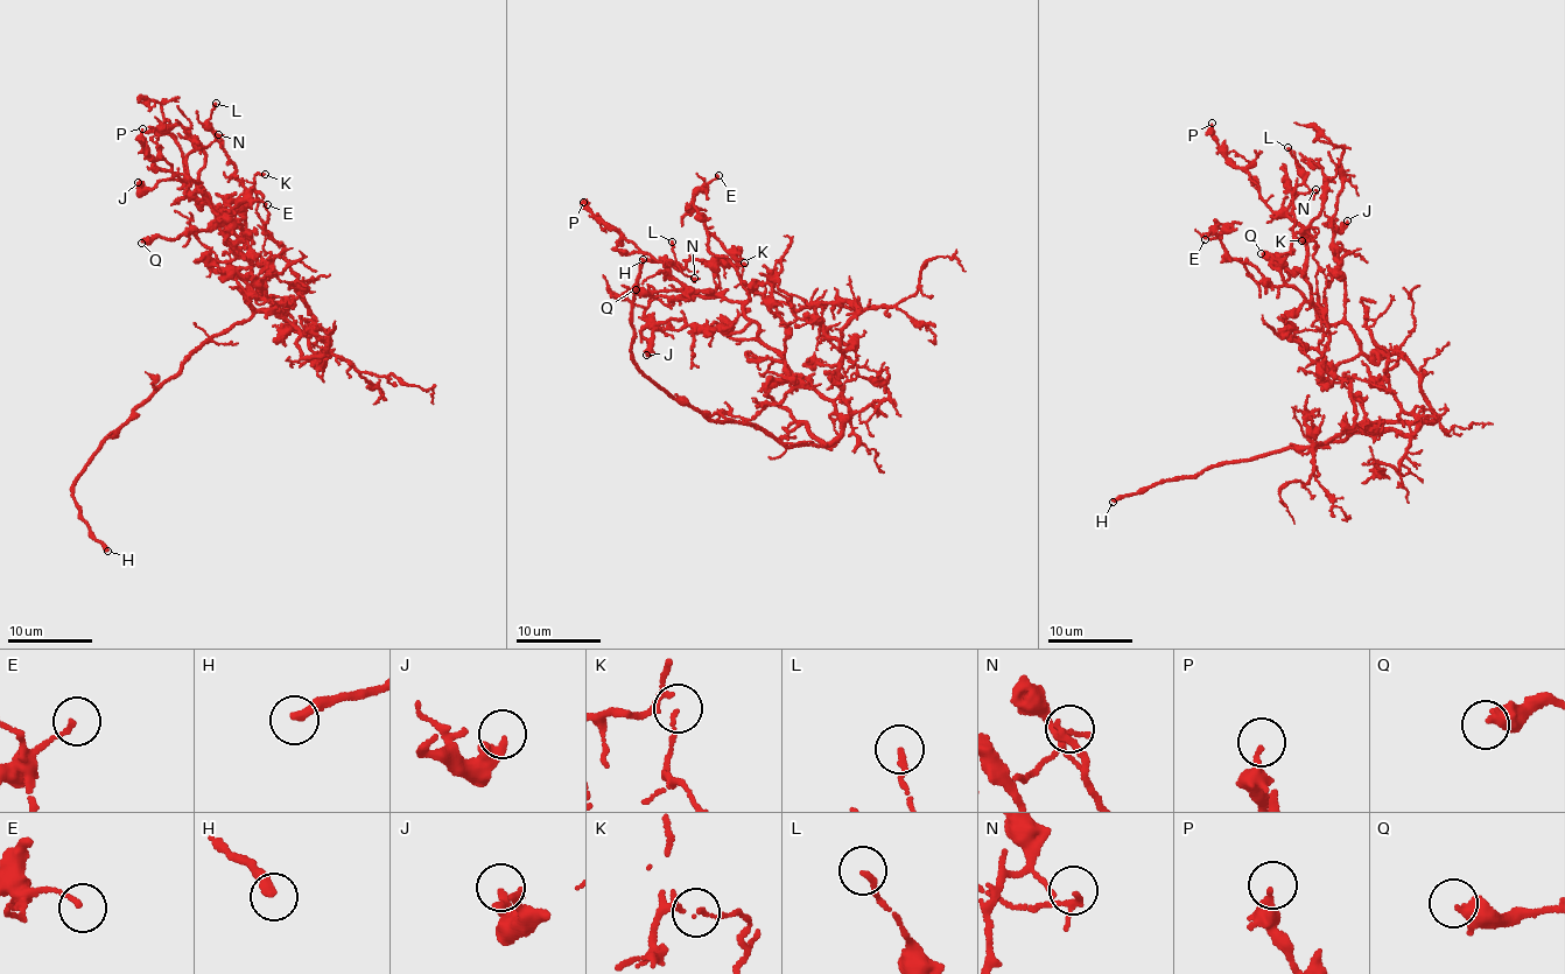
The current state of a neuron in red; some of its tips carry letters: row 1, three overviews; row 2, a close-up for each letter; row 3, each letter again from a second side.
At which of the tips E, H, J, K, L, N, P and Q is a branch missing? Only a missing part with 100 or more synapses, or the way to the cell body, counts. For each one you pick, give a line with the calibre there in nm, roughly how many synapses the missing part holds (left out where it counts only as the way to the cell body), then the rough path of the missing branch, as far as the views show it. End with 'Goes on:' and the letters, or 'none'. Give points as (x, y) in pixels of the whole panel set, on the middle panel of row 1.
H: 320 nm | (643, 259), (648, 240), (655, 238), (651, 247), (615, 247), (601, 259), (526, 275)
Goes on: H

